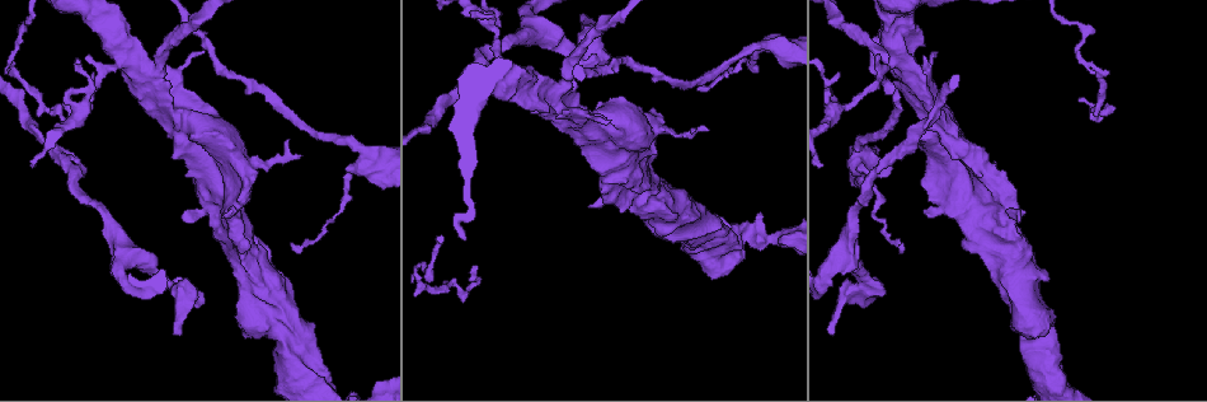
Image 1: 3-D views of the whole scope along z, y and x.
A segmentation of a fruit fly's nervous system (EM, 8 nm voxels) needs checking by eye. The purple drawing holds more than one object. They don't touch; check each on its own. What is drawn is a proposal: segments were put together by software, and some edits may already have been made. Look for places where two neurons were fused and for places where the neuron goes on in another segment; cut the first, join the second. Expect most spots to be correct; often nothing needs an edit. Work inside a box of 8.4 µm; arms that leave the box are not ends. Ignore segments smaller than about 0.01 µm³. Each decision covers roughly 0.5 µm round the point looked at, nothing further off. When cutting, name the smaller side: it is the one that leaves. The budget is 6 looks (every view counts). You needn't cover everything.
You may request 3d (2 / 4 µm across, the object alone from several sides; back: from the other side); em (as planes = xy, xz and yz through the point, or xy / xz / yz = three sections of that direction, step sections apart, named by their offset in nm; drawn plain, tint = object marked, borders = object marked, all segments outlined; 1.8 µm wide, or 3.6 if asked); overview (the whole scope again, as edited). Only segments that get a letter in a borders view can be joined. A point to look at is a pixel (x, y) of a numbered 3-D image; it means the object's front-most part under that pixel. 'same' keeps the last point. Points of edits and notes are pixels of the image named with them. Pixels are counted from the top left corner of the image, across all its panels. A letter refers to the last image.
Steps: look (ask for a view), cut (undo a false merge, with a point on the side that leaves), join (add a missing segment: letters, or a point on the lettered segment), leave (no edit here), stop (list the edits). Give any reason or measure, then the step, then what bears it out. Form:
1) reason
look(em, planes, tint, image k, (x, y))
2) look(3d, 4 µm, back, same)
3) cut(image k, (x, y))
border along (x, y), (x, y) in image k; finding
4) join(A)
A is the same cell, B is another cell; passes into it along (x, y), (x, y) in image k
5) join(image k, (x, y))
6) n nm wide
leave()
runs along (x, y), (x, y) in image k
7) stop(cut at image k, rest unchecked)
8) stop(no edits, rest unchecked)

branch stops here
look(em, planes, plain, image 1, (168, 80))

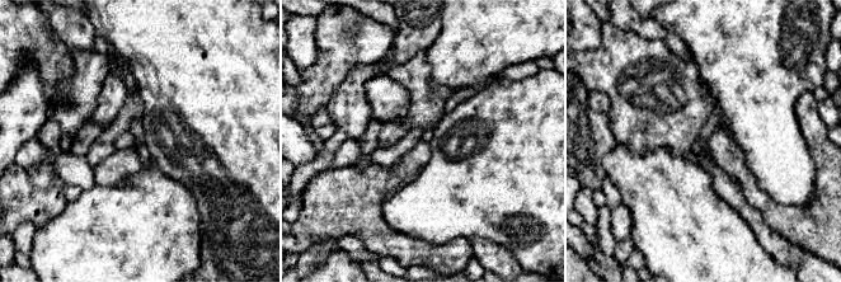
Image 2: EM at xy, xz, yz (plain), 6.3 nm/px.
look(em, planes, tint, same)

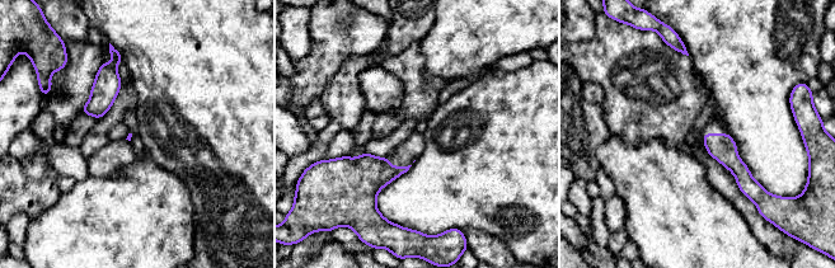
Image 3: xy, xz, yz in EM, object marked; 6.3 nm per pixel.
see the neighbours
look(em, planes, borders, same)

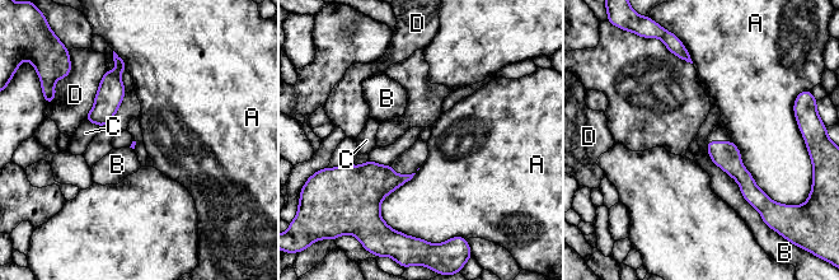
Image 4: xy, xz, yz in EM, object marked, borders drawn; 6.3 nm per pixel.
leave()
A, B, C and D are other cells; no lettered segment goes on from it

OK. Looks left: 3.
calibre changes
look(3d, 4 µm, image 1, (1000, 237))

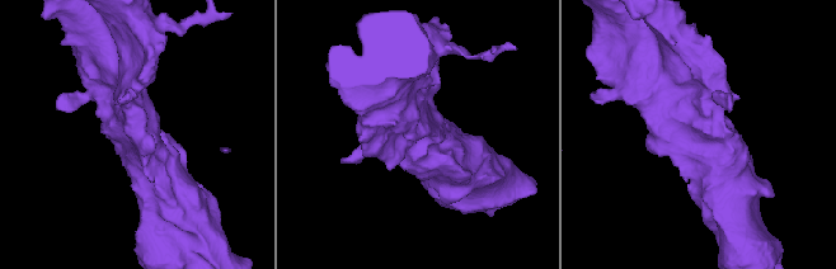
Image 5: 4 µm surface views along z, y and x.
look(em, 3.6 µm, planes, borders, image 5, (703, 134))

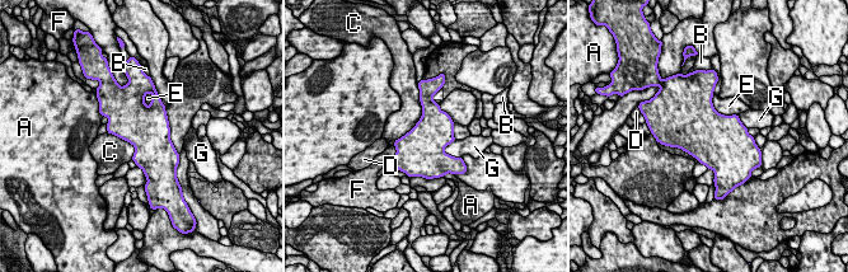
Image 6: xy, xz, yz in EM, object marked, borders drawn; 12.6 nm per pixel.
C touches over 750 nm
leave()
A, B, C, D, E, F and G are other cells; border along (421, 93), (421, 118), (393, 145) in image 6; one neuron here

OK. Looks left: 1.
branch point
look(em, planes, borders, image 1, (864, 285))

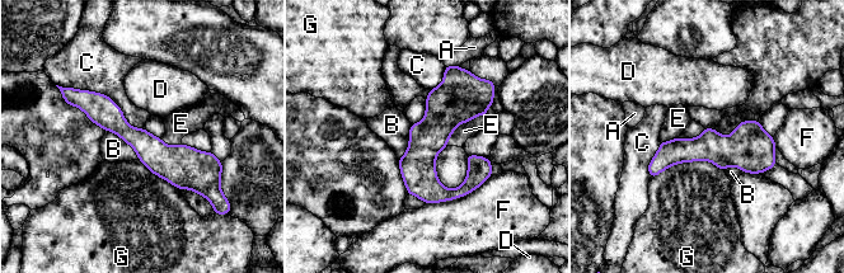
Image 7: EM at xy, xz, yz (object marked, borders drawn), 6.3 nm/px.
200 nm wide
leave()
A, B, C, D, E, F and G are other cells; border along (106, 130), (118, 135), (139, 159) in image 7; one neuron here

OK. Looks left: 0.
stop(no edits, rest unchecked)

